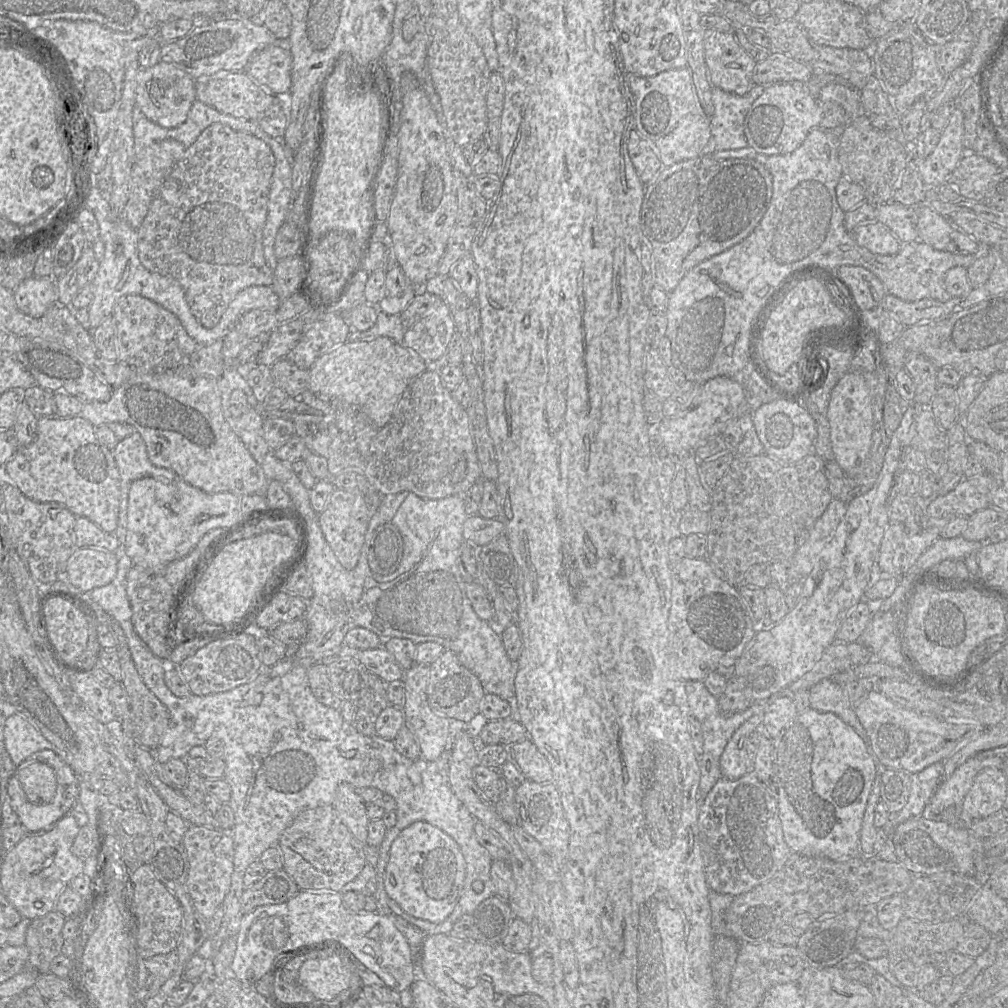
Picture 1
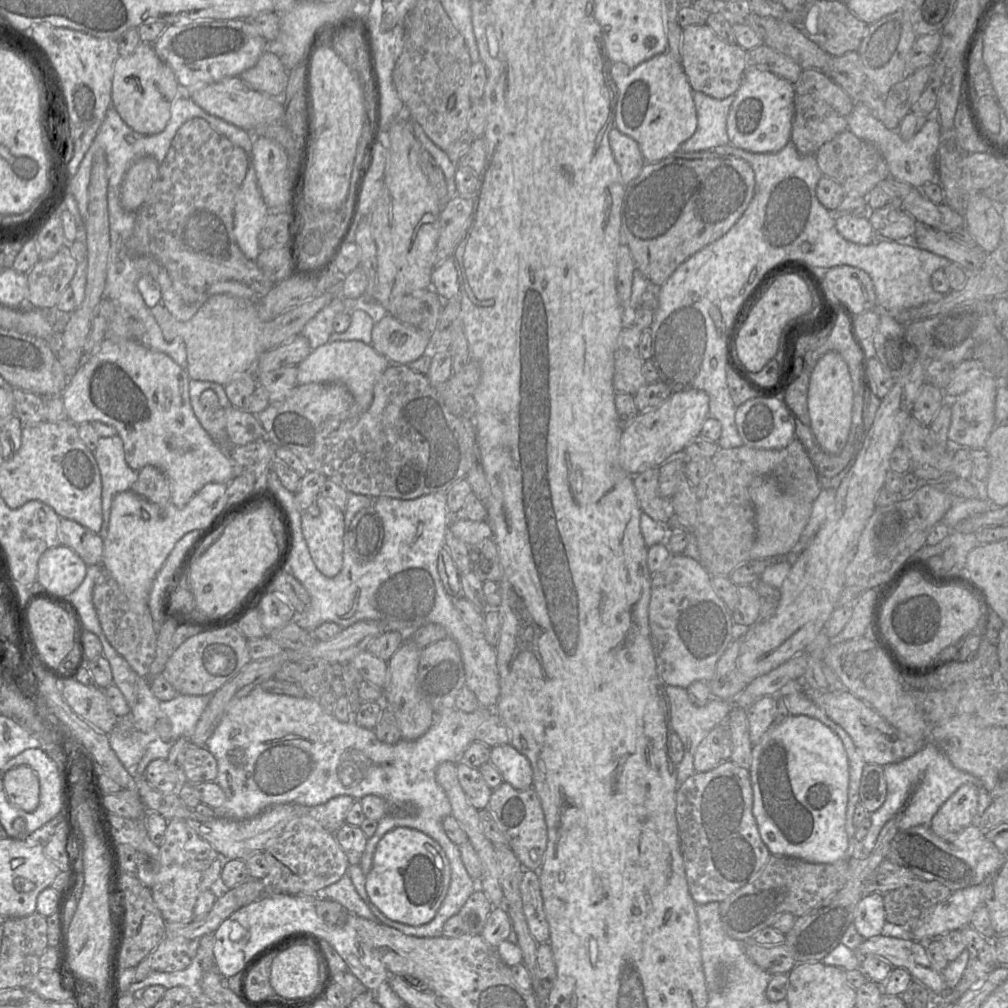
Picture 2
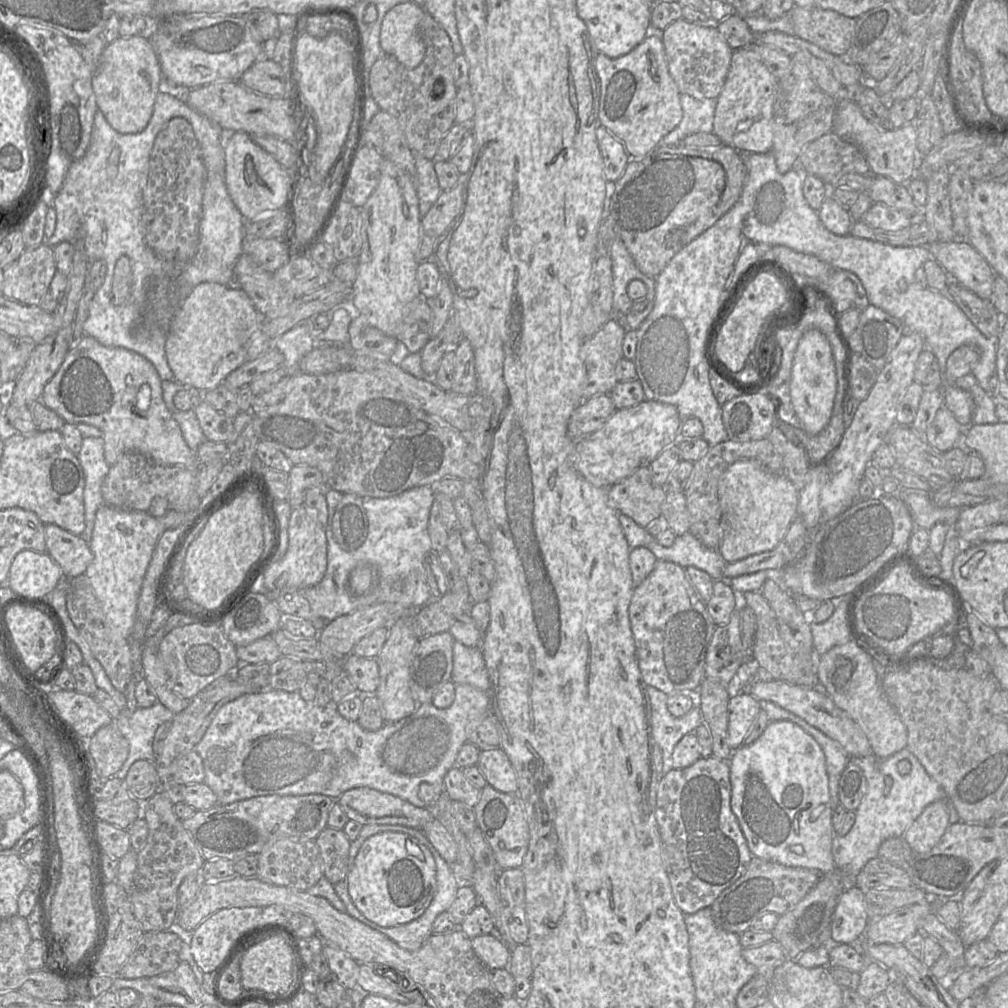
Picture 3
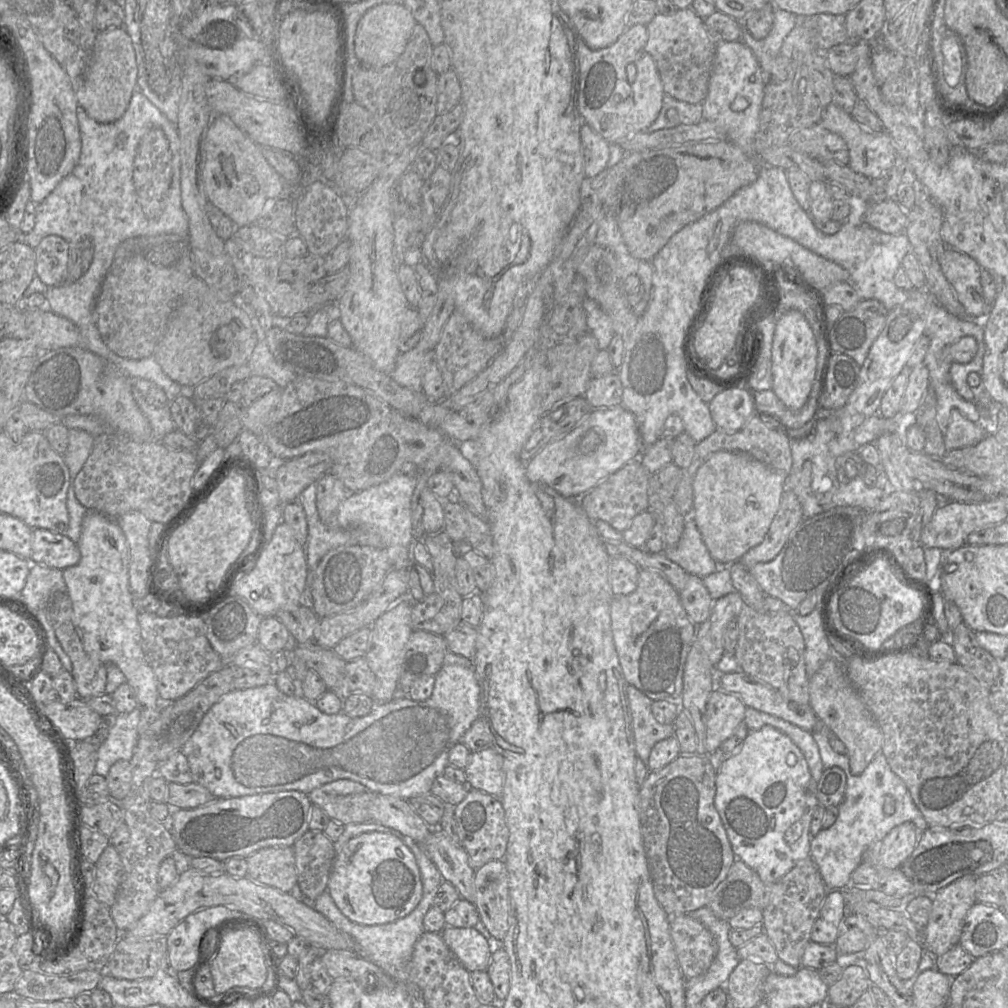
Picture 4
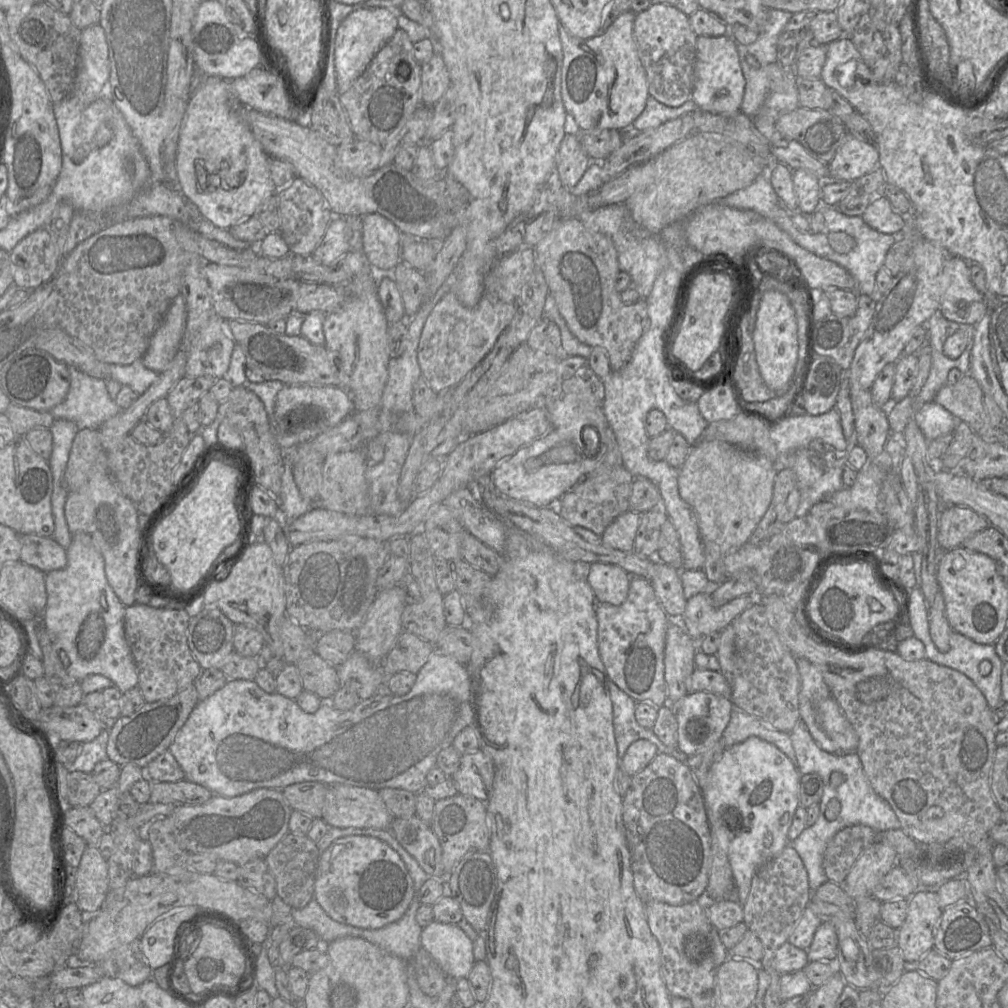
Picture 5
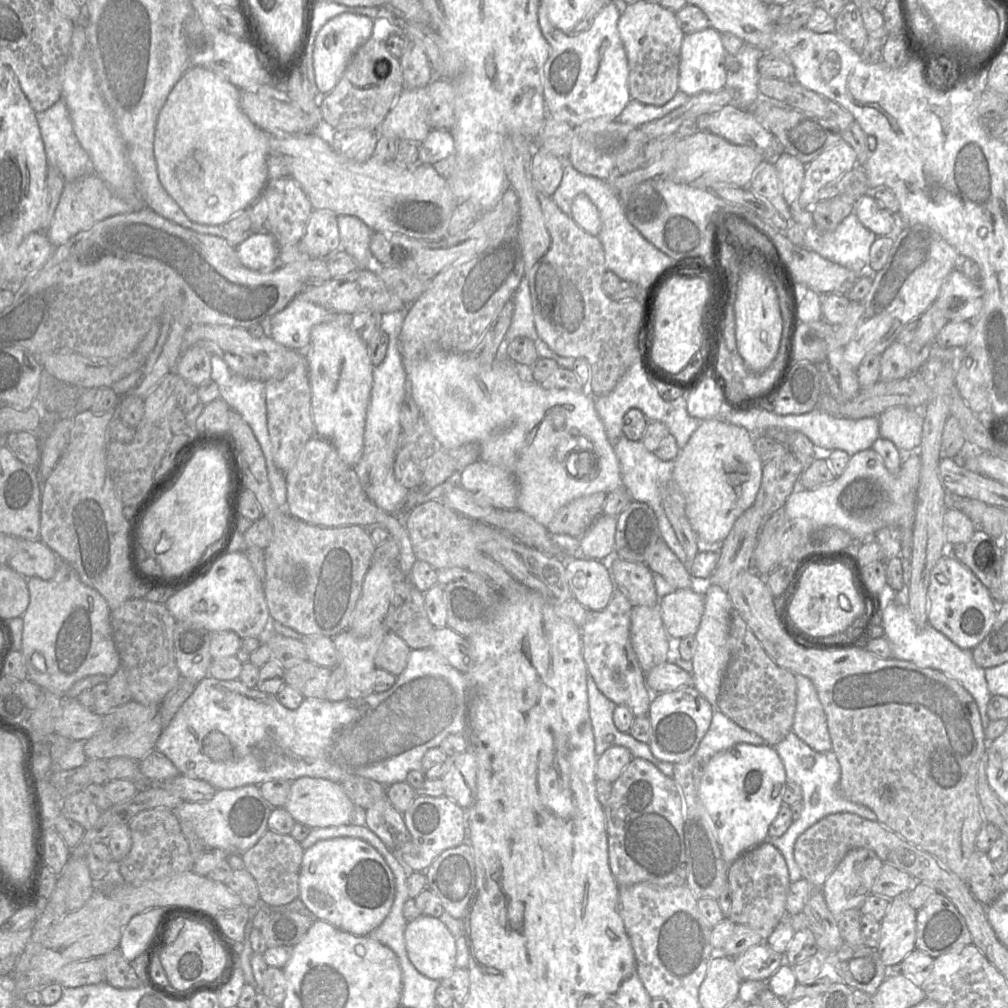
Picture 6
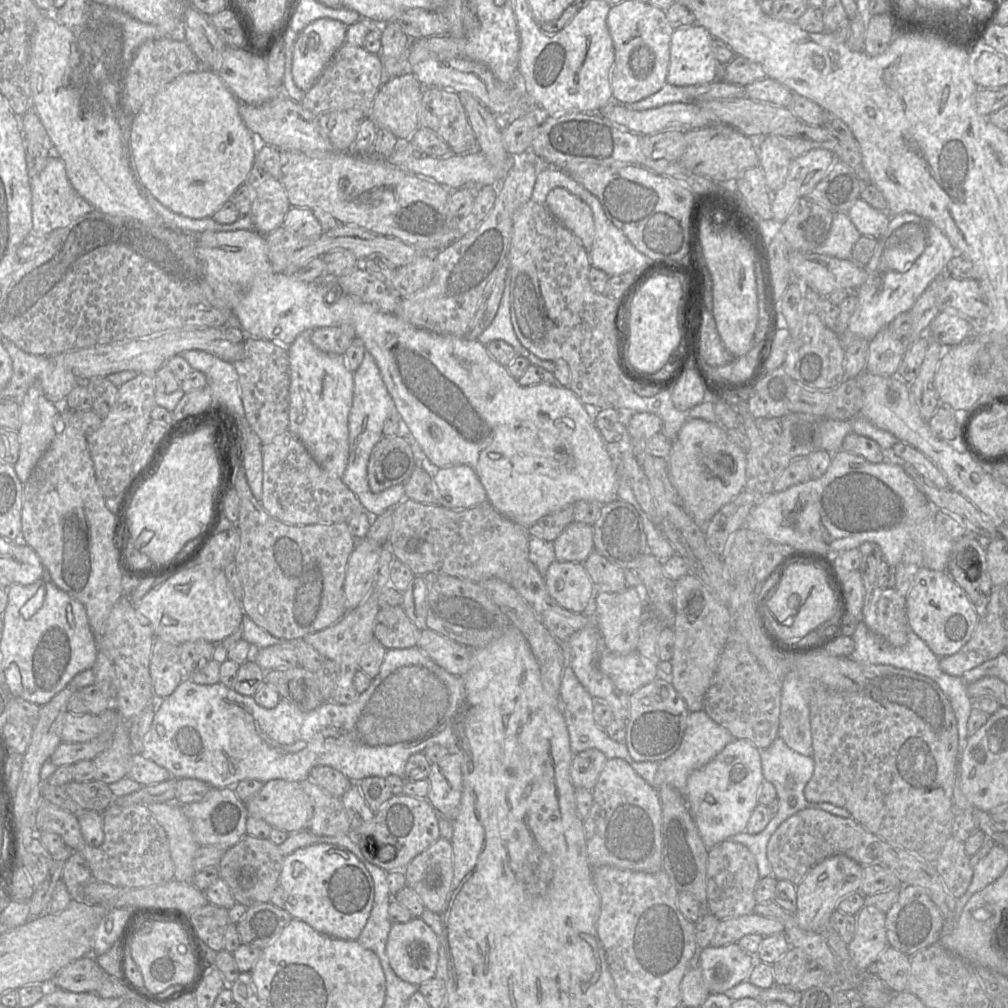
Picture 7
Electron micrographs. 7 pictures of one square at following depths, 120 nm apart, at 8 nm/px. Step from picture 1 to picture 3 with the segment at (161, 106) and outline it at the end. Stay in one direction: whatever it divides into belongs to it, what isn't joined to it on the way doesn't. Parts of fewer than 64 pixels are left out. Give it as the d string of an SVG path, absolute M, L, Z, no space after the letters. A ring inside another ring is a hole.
M142 35L119 37L106 44L92 78L96 104L110 126L128 134L141 132L149 123L163 77L149 39Z

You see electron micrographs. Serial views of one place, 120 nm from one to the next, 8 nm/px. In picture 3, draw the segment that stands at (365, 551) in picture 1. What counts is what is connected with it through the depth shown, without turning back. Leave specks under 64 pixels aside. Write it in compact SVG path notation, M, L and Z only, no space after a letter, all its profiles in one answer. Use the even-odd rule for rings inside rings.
M342 494L338 505L328 514L328 524L338 545L346 551L355 551L363 544L367 535L367 513L361 497Z

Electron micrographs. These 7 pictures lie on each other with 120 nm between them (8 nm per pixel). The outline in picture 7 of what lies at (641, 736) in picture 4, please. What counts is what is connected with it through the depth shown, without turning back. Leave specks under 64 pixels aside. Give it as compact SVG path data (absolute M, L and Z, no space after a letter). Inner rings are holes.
M567 657L566 669L562 671L558 697L567 725L570 747L574 754L586 750L599 750L608 759L621 759L630 764L634 761L628 752L624 743L613 741L605 733L604 728L600 727L594 719L595 699L587 692L587 690L579 682L573 670L570 667L571 660Z

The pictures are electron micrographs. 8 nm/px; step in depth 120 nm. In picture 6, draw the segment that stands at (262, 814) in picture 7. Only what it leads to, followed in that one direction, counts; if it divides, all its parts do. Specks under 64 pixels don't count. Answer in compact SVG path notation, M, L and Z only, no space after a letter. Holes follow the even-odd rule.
M303 777L292 781L290 792L283 808L296 823L310 829L351 825L356 806L347 796L340 783L319 778Z

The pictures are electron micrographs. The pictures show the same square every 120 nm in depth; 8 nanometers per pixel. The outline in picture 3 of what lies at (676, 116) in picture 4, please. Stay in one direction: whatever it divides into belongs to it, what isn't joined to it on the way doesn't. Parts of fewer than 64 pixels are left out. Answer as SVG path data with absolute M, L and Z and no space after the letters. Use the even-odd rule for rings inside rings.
M681 93L680 102L683 110L682 120L673 131L663 138L662 144L675 145L690 134L713 132L716 99L697 99Z

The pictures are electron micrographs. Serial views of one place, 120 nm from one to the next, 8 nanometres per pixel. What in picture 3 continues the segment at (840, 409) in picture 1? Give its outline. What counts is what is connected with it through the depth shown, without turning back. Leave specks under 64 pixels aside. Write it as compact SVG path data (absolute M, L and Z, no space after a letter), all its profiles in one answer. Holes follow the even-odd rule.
M808 329L801 337L794 354L790 396L794 411L809 435L819 434L830 422L836 393L836 365L830 342L820 330Z

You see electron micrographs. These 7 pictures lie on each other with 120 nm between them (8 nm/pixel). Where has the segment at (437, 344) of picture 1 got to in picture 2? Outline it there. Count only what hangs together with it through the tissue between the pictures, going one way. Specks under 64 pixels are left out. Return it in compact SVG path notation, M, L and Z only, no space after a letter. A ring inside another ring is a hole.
M388 314L373 326L370 344L392 364L409 365L428 353L430 335Z

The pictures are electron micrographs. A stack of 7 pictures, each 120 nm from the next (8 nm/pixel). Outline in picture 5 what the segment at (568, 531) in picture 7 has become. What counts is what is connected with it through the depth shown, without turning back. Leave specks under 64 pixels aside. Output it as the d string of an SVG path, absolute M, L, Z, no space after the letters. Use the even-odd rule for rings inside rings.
M627 511L615 518L601 534L601 543L621 551L632 551L640 512Z

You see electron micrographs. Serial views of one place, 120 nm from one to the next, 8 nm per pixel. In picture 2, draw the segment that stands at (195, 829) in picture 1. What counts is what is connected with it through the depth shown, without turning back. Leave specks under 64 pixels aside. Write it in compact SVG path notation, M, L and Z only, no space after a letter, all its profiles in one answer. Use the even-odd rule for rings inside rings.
M183 819L168 821L160 847L162 868L155 878L151 892L166 923L188 923L195 919L194 907L199 895L208 891L220 878L224 859L189 822Z

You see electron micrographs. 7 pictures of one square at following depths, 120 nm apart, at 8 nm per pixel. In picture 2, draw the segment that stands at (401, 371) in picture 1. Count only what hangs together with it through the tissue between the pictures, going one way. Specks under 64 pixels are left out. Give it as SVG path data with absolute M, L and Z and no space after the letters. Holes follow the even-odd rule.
M335 341L313 349L297 365L297 383L340 383L353 395L360 411L366 411L372 403L374 385L380 375L392 363L379 354L371 344L362 341Z

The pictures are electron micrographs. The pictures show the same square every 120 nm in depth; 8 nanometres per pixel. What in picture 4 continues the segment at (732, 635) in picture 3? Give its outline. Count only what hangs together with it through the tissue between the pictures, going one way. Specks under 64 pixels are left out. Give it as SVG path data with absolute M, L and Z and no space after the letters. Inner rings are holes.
M737 591L716 599L708 619L698 624L697 641L713 665L713 669L726 653L723 634L727 625L739 614L742 601Z

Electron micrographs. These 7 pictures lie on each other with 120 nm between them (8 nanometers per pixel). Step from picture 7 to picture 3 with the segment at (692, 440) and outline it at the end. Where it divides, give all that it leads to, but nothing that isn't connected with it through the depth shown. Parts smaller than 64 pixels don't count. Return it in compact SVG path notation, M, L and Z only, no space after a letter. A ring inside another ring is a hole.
M740 460L730 465L719 480L718 497L725 533L717 551L727 563L774 549L798 514L799 490L789 479L769 471L756 461Z

